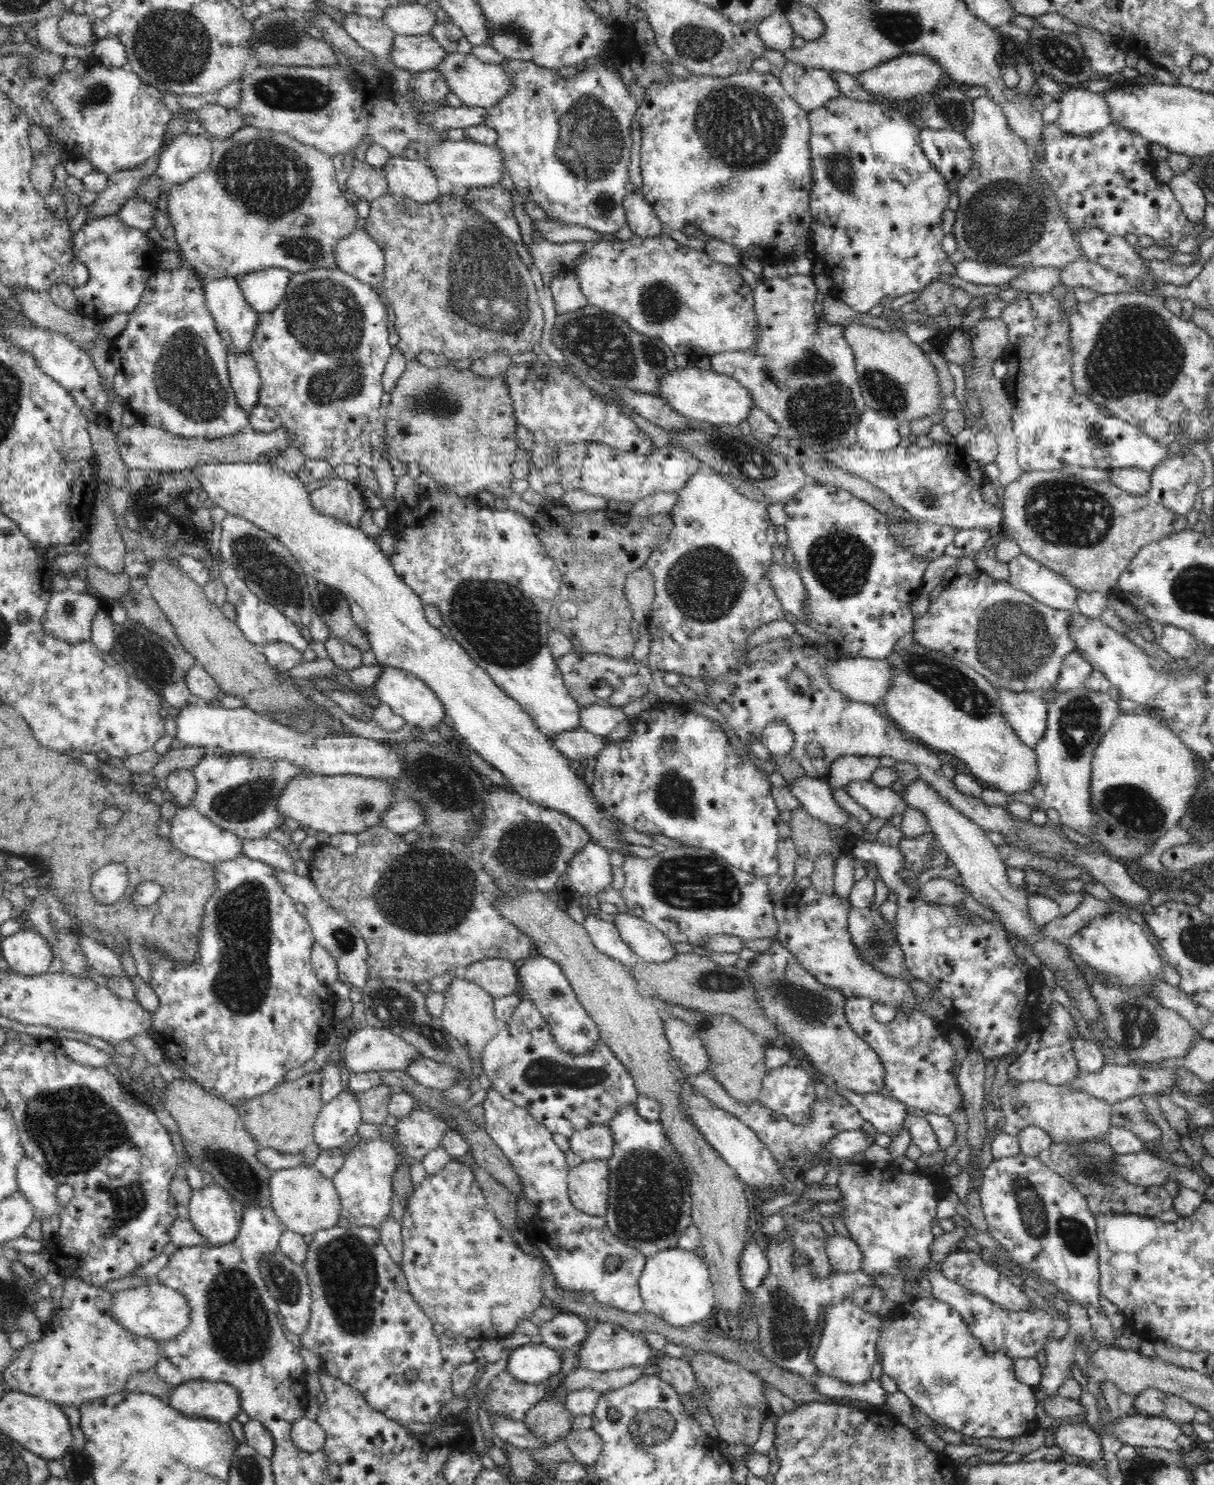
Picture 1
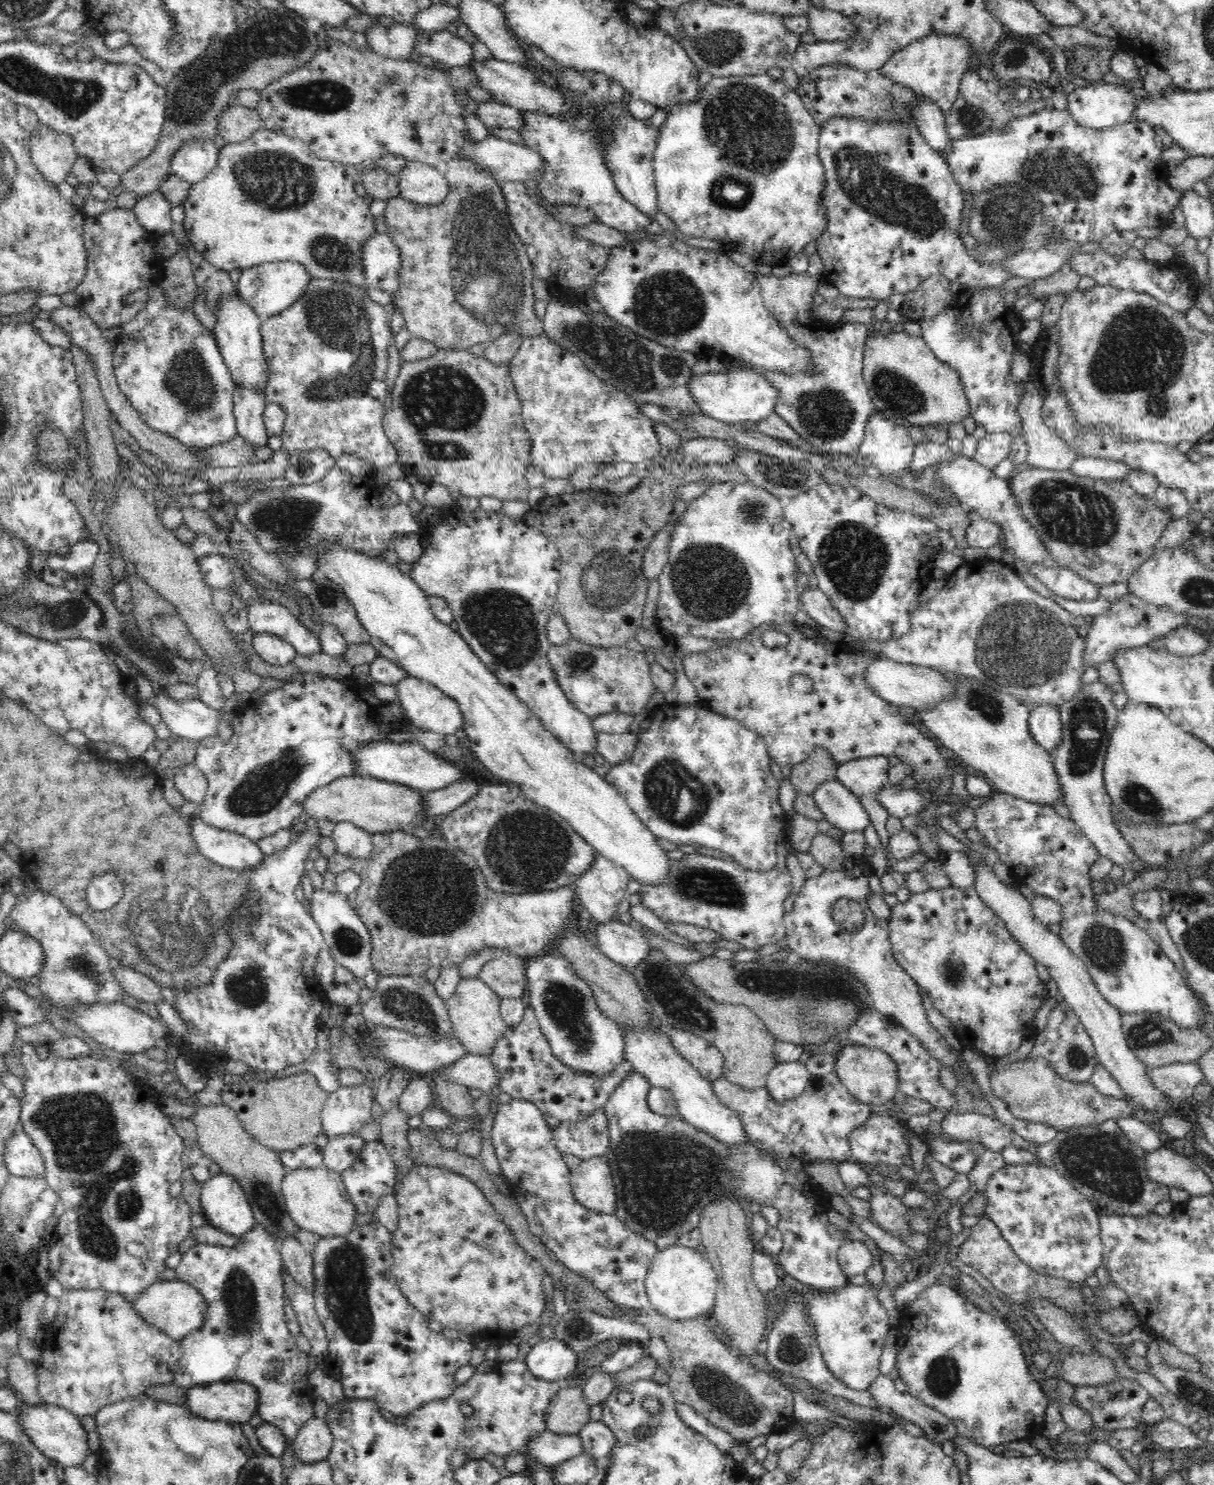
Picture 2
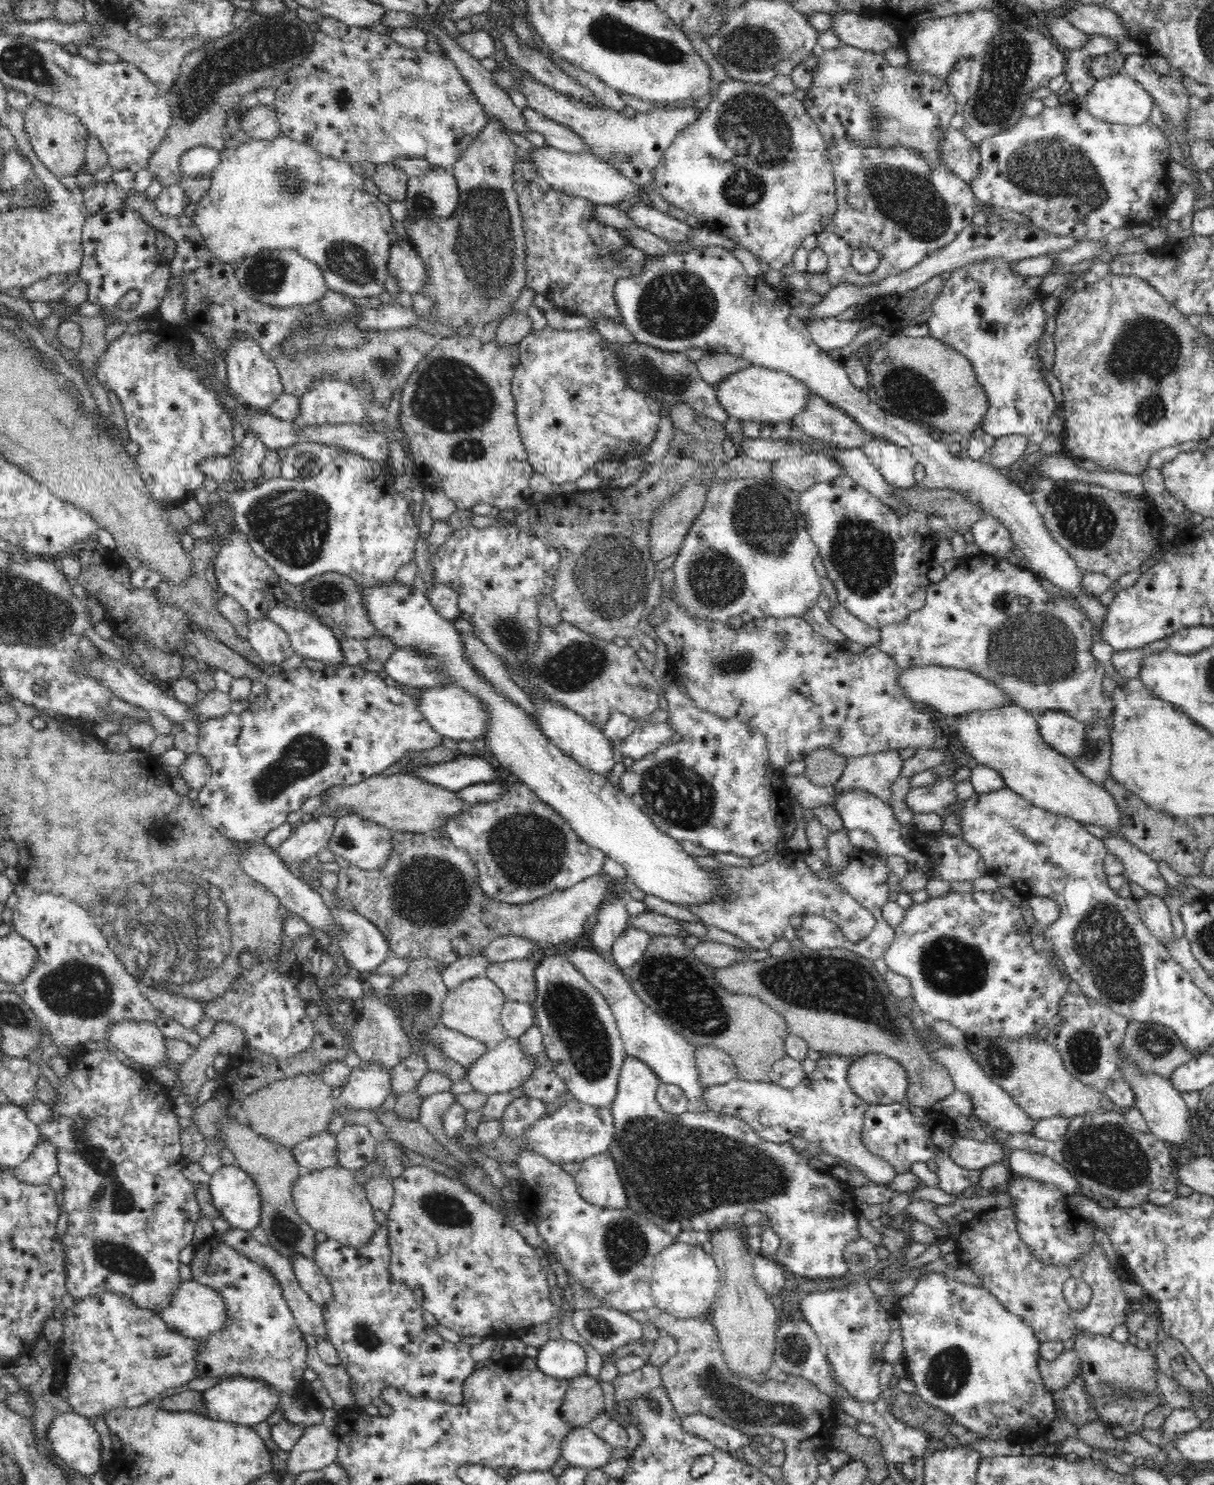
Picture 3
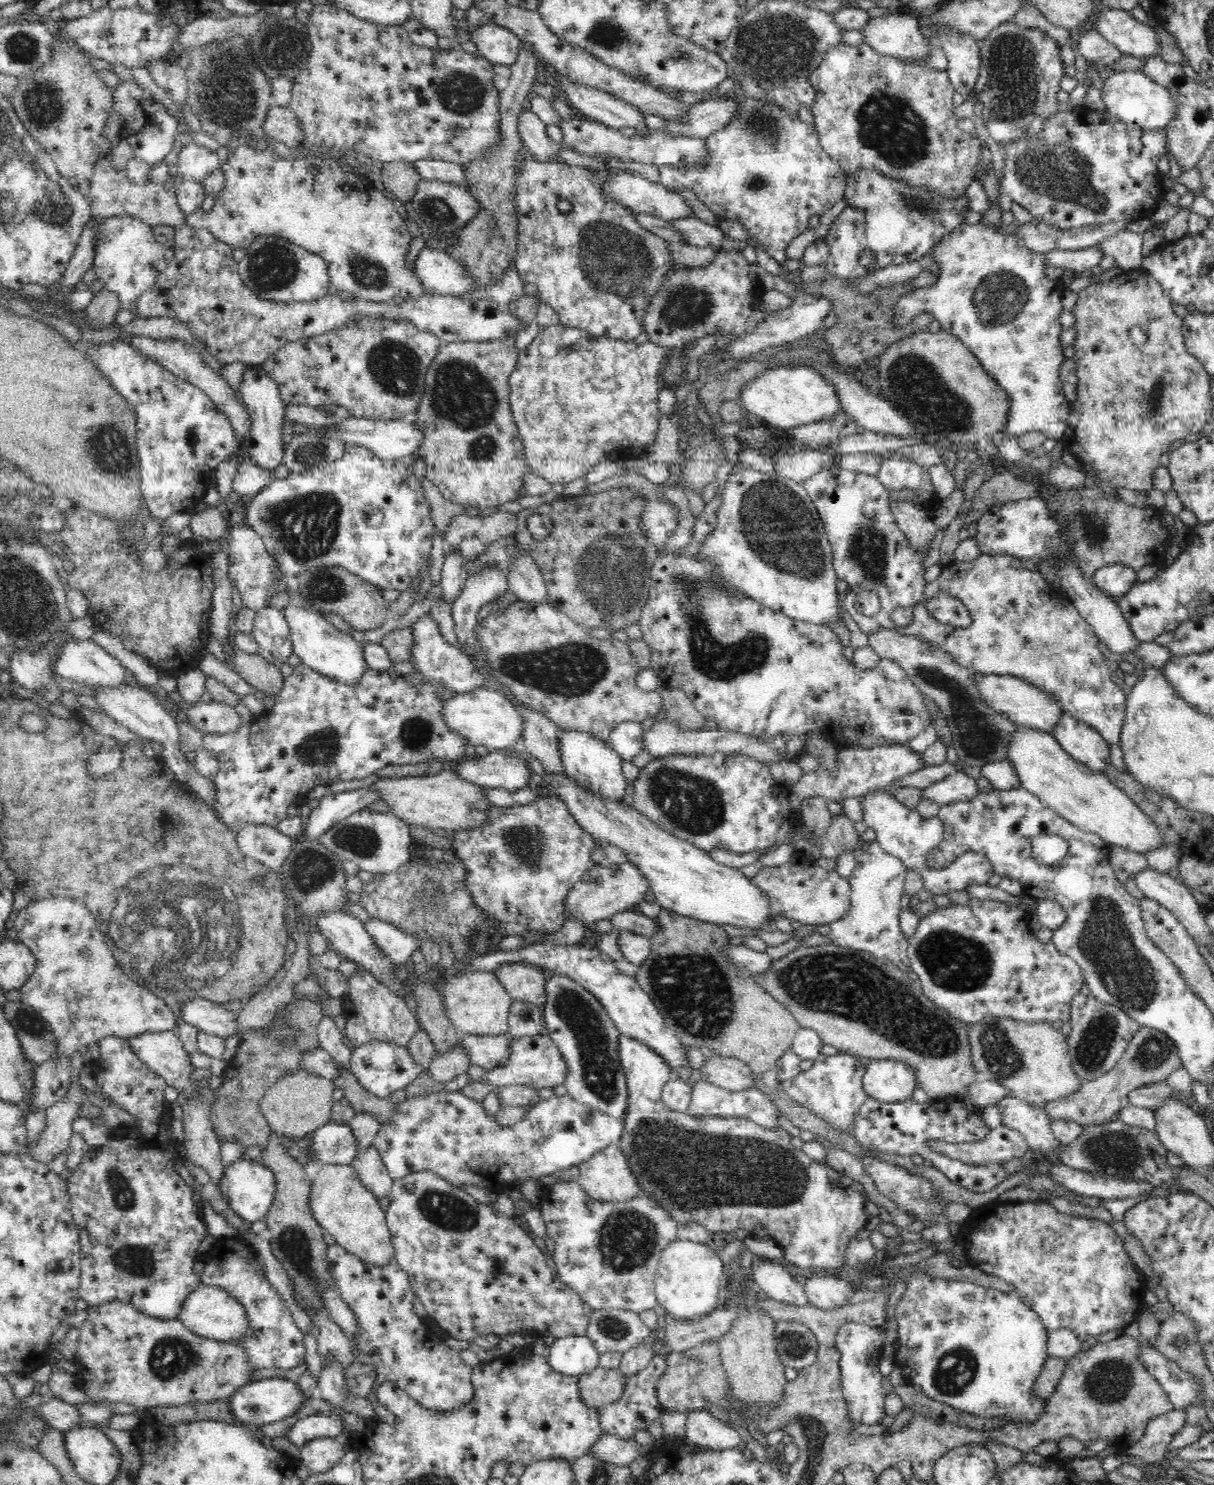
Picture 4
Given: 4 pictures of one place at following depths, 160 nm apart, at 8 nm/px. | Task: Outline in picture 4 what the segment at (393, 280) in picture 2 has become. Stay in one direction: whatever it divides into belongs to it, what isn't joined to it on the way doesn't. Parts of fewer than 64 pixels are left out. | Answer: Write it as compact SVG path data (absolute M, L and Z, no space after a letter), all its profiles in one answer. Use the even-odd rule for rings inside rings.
M423 247L413 264L413 271L426 294L460 296L477 289L476 281L470 279L463 264L436 248Z

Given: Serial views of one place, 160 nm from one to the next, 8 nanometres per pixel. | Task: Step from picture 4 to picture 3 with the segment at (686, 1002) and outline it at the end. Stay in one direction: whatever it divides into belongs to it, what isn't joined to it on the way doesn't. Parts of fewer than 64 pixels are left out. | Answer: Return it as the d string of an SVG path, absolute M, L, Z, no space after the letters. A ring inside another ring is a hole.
M654 935L642 959L634 966L622 970L630 976L630 983L640 1001L658 1014L667 1026L680 1034L690 1045L712 1046L726 1051L734 1059L738 1079L748 1082L770 1083L770 1070L785 1054L788 1025L784 1017L757 997L732 994L716 981L713 970L694 957L691 948L683 943L684 936Z

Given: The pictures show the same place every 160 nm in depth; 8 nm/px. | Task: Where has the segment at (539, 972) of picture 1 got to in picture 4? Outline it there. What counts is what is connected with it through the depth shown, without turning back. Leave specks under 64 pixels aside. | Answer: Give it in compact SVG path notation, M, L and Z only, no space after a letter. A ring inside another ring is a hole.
M547 974L546 978L546 1004L542 1007L546 1022L545 1032L550 1035L550 1039L558 1047L565 1062L567 1073L563 1084L567 1088L567 1094L585 1106L622 1119L626 1114L626 1108L628 1108L628 1091L625 1069L621 1064L618 1052L619 1037L621 1036L619 1029L602 1004L578 982L562 974Z

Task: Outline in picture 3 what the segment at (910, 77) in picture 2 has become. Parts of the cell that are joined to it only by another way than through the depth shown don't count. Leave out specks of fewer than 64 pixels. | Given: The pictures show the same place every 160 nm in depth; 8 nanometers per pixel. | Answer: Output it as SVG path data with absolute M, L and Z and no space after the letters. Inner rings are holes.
M977 11L945 18L932 18L915 26L907 38L908 71L920 75L932 75L947 83L951 71L964 58L983 57L992 40L999 33L1002 22L992 11Z

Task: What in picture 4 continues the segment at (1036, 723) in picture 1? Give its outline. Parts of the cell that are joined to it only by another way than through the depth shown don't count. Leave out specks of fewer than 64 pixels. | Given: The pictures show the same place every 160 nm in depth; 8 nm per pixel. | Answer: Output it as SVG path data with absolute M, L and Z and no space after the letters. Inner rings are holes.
M1062 713L1051 733L1074 761L1088 766L1092 771L1104 772L1112 766L1108 742L1085 722Z

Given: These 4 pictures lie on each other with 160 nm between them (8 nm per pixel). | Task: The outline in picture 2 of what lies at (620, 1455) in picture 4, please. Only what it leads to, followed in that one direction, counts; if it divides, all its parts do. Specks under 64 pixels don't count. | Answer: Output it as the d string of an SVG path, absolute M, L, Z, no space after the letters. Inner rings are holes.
M550 1431L538 1433L528 1442L528 1455L546 1467L554 1467L570 1458L582 1456L582 1441L577 1434L554 1434Z

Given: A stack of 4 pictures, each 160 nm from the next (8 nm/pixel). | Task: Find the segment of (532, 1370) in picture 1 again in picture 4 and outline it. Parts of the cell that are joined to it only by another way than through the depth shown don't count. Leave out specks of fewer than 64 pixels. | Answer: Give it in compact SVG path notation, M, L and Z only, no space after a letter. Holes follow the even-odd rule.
M567 1336L550 1346L549 1365L560 1374L588 1374L599 1366L599 1352L588 1336Z

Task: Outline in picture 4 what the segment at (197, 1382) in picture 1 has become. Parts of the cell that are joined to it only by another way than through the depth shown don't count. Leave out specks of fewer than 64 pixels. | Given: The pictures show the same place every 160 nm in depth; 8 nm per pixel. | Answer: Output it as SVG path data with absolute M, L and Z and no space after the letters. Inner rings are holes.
M270 1377L238 1387L238 1390L235 1390L226 1401L230 1405L234 1418L237 1418L239 1422L246 1422L250 1426L259 1427L294 1414L306 1399L308 1398L305 1398L304 1393L294 1381Z

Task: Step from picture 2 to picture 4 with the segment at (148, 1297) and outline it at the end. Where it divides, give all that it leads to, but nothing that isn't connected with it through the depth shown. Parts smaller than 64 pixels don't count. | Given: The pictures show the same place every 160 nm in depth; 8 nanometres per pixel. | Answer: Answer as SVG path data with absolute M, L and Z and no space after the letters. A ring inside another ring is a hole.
M204 1283L198 1284L187 1294L177 1319L194 1334L222 1342L237 1343L238 1339L245 1339L251 1335L251 1321L242 1304L220 1287Z

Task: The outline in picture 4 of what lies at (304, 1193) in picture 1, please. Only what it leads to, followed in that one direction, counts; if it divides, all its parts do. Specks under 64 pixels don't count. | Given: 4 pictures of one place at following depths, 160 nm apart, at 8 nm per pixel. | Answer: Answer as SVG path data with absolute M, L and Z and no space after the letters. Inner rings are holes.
M348 1164L321 1166L313 1179L310 1208L318 1224L328 1230L336 1243L346 1251L358 1255L364 1262L376 1266L388 1265L395 1260L394 1245L385 1216L376 1198L360 1180L356 1169Z

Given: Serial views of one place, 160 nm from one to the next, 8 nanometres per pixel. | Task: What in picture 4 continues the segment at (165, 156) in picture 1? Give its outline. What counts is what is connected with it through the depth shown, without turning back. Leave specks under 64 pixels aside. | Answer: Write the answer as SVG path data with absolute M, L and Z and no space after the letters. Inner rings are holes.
M193 142L179 153L174 172L181 174L184 180L200 183L220 166L220 160L215 152Z

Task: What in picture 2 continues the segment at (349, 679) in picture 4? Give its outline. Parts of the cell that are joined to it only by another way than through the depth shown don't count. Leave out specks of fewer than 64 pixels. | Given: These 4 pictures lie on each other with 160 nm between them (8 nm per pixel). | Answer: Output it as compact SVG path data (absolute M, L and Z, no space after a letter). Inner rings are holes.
M256 597L247 607L247 613L248 626L254 635L277 635L289 642L298 655L313 655L322 651L318 635L303 626L284 605L265 597Z

